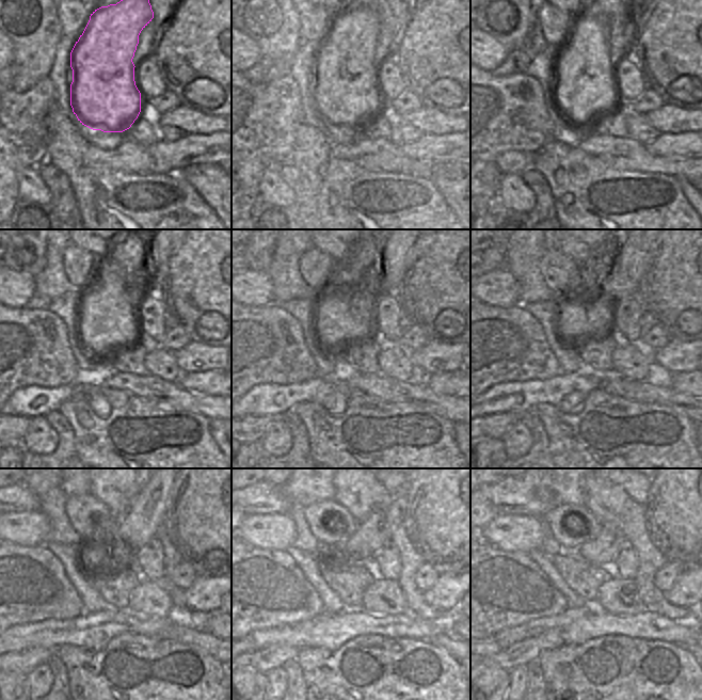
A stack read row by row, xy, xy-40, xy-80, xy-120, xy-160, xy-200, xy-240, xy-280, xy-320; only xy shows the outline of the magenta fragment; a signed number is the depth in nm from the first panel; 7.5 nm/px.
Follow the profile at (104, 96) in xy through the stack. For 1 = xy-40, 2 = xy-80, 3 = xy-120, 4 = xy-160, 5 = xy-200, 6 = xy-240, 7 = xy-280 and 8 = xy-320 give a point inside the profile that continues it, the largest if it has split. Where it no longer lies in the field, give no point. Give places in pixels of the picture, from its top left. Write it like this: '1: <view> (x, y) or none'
1: xy-40 (345, 94)
2: xy-80 (584, 91)
3: xy-120 (107, 324)
4: xy-160 (344, 317)
5: xy-200 (578, 317)
6: xy-240 (142, 522)
7: xy-280 (375, 530)
8: xy-320 (602, 551)

